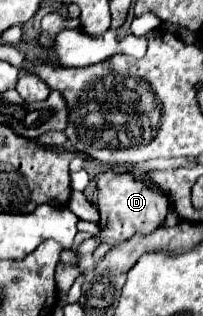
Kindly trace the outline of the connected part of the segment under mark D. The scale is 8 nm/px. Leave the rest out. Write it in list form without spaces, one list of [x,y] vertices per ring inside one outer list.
[[[115,169],[103,171],[97,177],[97,209],[99,209],[99,241],[107,245],[117,245],[129,239],[133,233],[151,233],[161,227],[169,209],[167,195],[151,185],[135,177],[133,173],[119,173]]]

